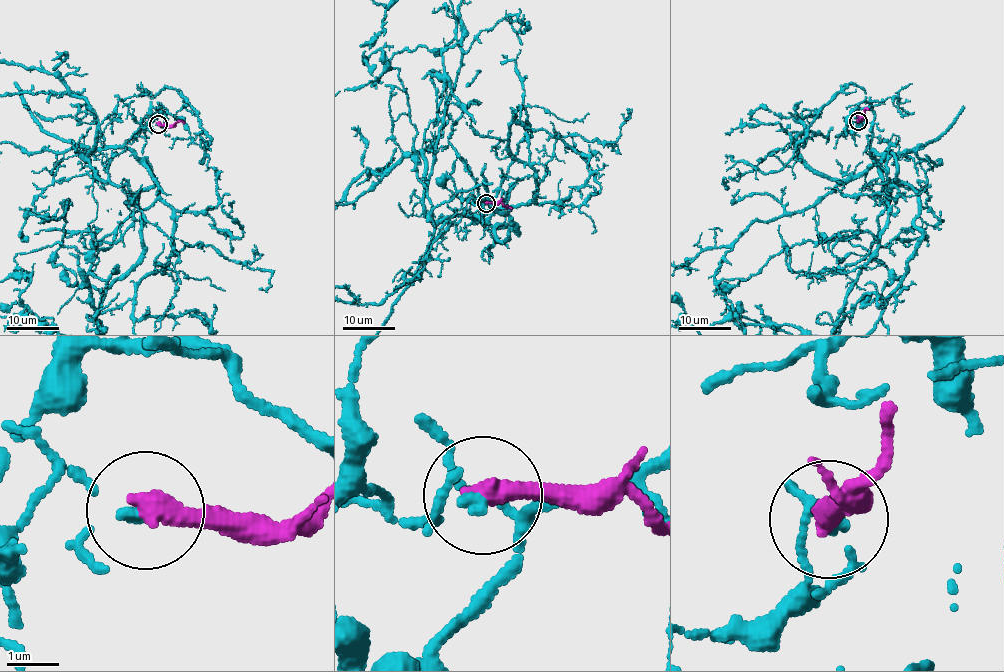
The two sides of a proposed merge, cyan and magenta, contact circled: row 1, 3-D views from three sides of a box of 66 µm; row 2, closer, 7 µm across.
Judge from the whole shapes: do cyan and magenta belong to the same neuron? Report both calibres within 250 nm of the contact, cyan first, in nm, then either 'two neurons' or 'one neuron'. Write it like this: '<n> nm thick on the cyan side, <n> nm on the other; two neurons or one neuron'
180 nm thick on the cyan side, 440 nm on the other; two neurons

